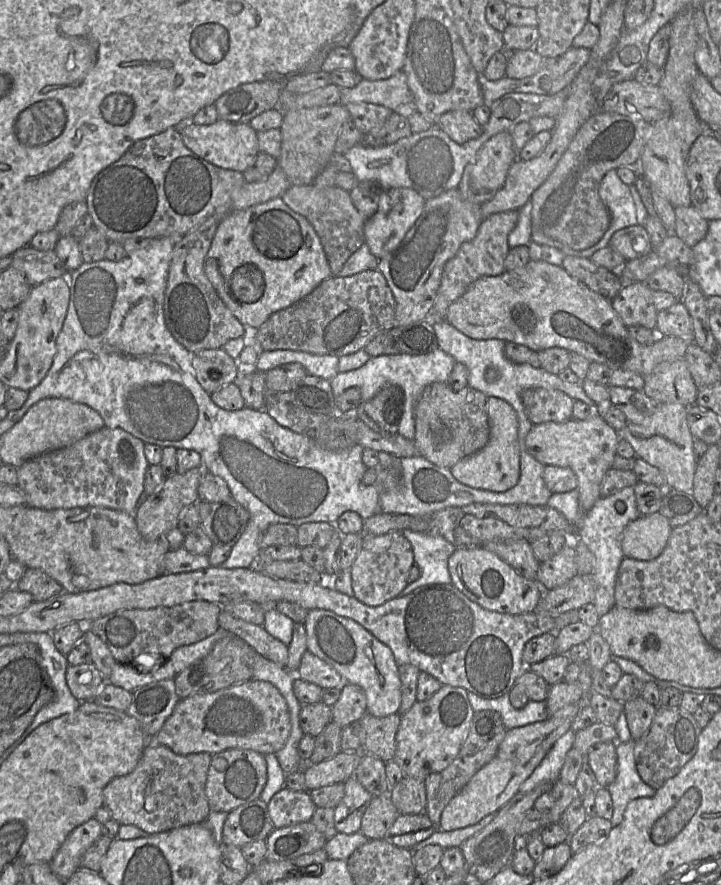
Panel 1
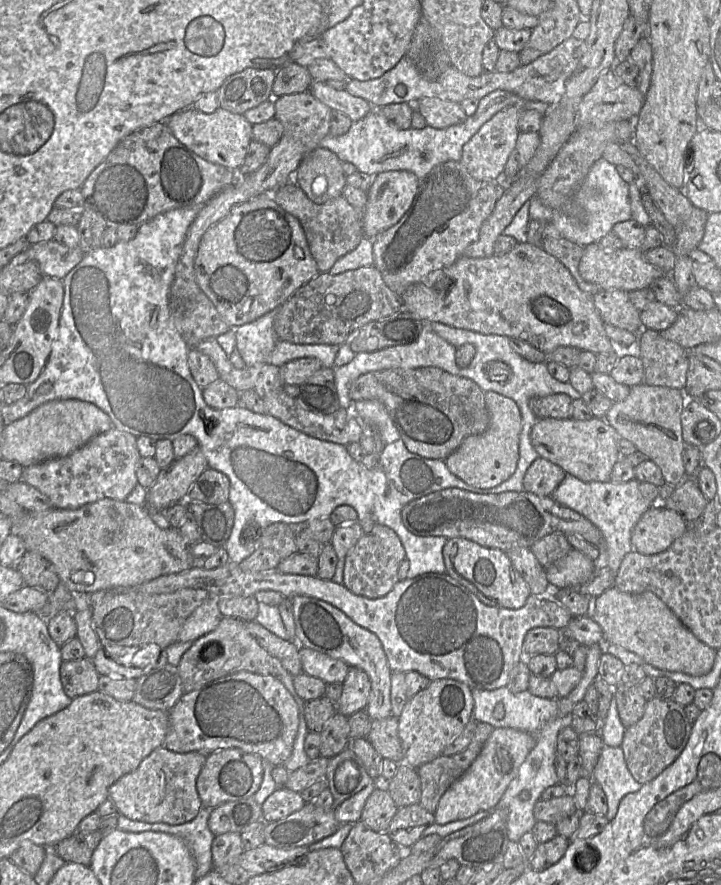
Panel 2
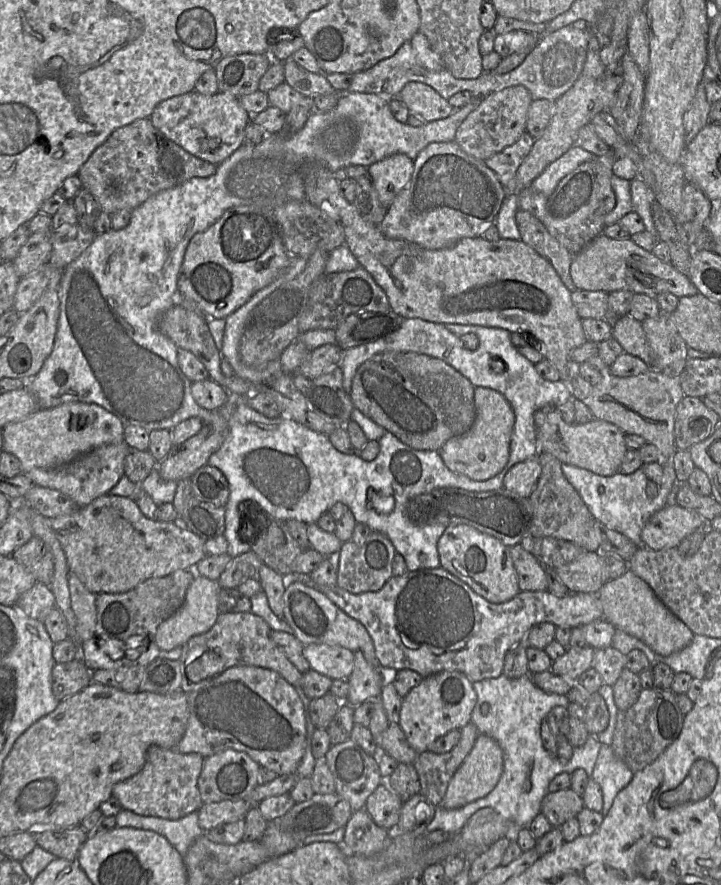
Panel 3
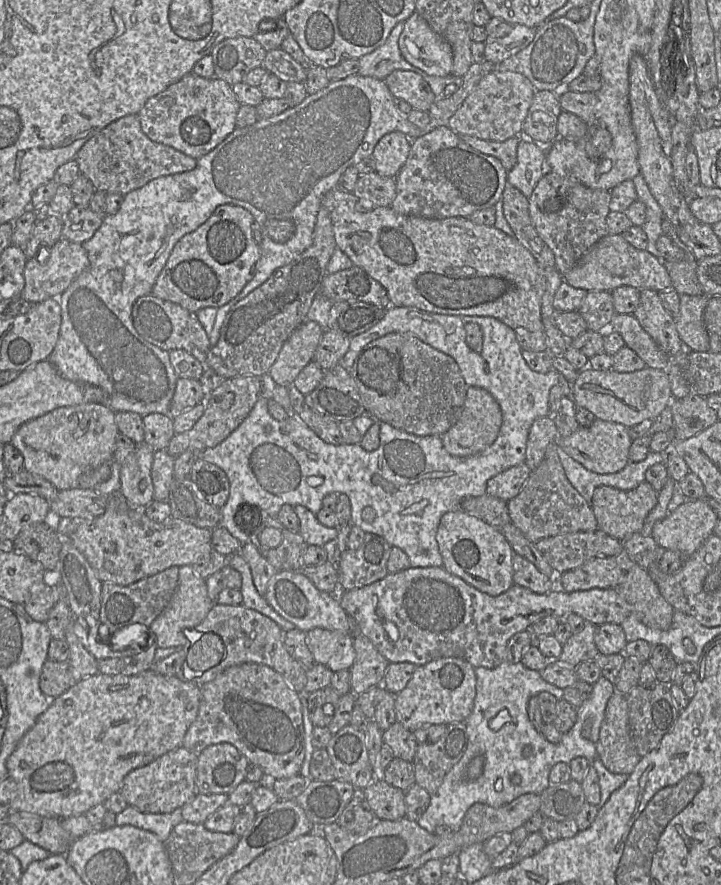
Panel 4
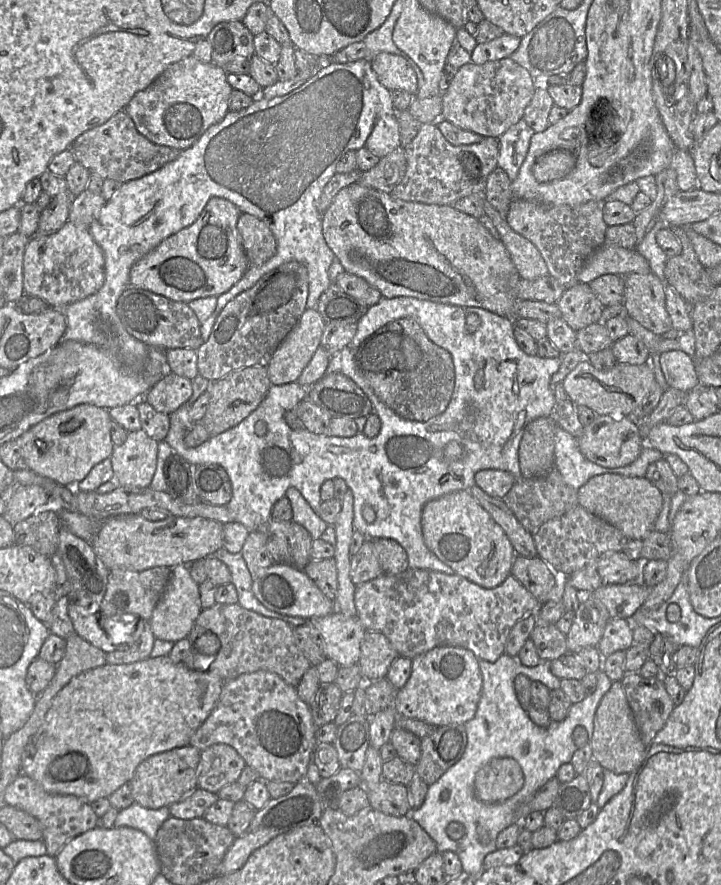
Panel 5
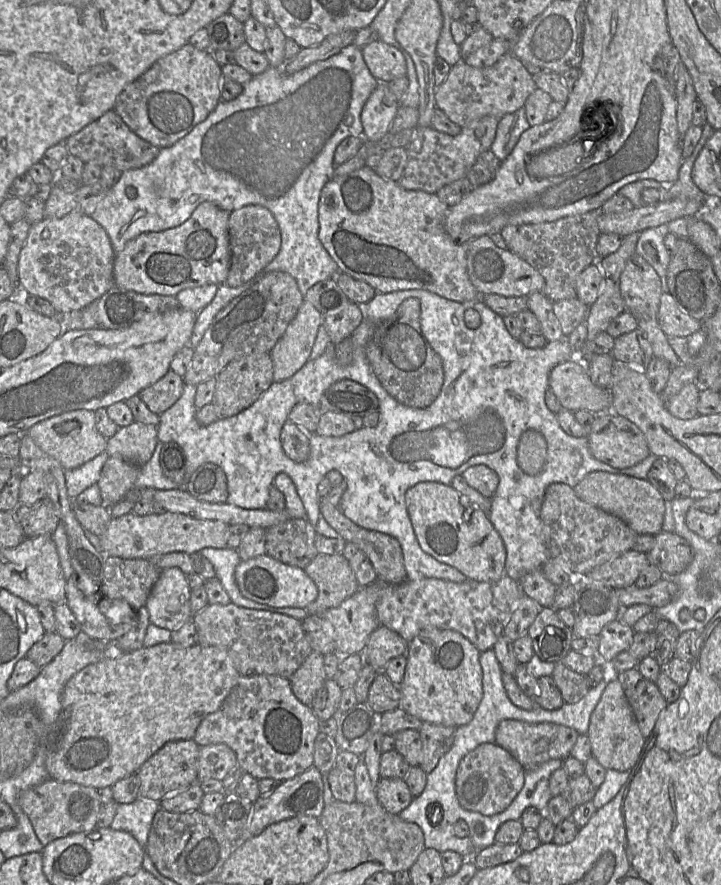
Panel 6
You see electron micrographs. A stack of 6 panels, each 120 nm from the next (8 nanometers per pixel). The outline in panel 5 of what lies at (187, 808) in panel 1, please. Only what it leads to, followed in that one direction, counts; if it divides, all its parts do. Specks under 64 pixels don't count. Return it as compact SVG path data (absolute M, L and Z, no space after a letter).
M187 745L152 755L144 760L129 781L134 802L148 809L158 809L168 807L191 793L198 787L197 767L200 752L199 749Z

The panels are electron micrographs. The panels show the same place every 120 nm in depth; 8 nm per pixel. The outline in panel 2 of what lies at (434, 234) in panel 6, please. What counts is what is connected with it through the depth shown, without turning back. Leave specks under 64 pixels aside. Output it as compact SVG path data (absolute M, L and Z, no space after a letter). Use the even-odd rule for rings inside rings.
M316 148L301 160L294 182L316 204L325 203L343 195L346 176L341 161L332 151ZM518 242L503 255L485 258L462 255L451 266L434 271L423 282L409 286L400 300L402 309L424 322L440 322L482 334L521 338L530 341L545 354L559 346L572 346L595 354L619 350L605 332L593 295L582 291L570 271L556 258L529 242Z

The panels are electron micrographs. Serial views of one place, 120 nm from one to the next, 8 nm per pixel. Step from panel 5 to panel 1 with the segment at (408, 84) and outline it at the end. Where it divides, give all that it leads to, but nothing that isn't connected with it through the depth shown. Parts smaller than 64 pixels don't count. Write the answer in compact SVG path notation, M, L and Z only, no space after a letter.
M466 110L449 111L440 116L436 125L444 131L453 141L462 144L476 139L482 134L480 126L471 112Z

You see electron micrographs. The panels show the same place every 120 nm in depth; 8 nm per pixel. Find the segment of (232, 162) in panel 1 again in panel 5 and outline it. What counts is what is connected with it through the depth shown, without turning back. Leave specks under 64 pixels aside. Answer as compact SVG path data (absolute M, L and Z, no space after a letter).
M191 55L171 64L150 86L137 92L125 112L148 140L182 151L225 117L231 91L223 68L212 62L203 63Z

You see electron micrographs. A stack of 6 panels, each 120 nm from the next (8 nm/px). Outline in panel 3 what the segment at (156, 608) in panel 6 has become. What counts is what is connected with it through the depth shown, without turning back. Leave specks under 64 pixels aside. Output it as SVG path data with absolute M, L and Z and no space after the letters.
M195 575L187 589L185 601L182 606L157 628L155 642L162 651L171 651L182 646L193 636L209 631L215 624L218 615L218 598L220 587L216 581L212 581L201 575Z

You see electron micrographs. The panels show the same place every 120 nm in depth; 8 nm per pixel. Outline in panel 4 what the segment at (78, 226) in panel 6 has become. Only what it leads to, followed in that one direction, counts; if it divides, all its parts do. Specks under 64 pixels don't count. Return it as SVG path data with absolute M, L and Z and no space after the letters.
M62 238L49 249L39 249L37 255L37 258L33 257L26 261L24 288L21 294L22 298L34 304L39 304L49 299L58 299L71 282L89 266L87 252L83 245Z

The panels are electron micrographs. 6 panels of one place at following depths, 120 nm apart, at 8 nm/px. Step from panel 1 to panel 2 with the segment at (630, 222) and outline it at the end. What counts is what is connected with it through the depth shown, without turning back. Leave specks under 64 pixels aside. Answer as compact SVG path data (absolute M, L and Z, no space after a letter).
M604 158L598 159L574 196L574 203L566 205L564 212L545 206L535 195L528 200L530 220L552 223L562 238L582 247L599 242L618 222L630 220L631 204L629 184L616 170L616 166Z

